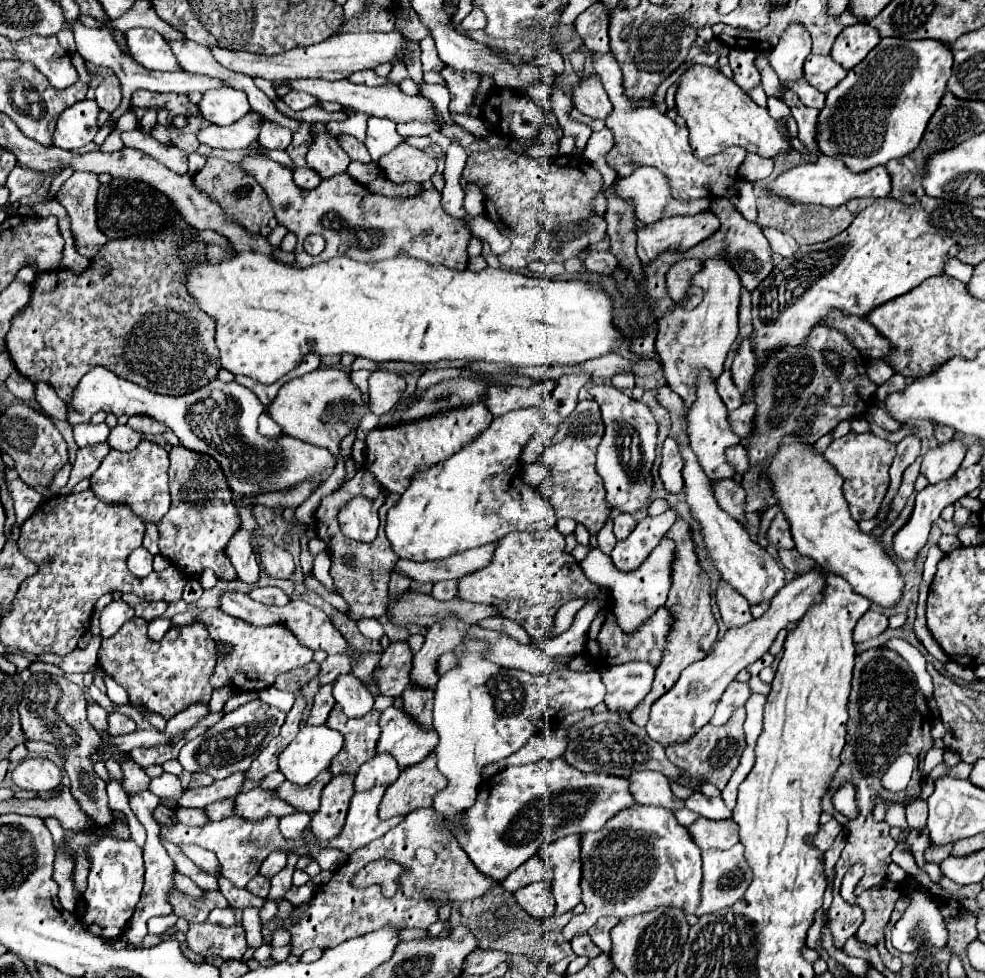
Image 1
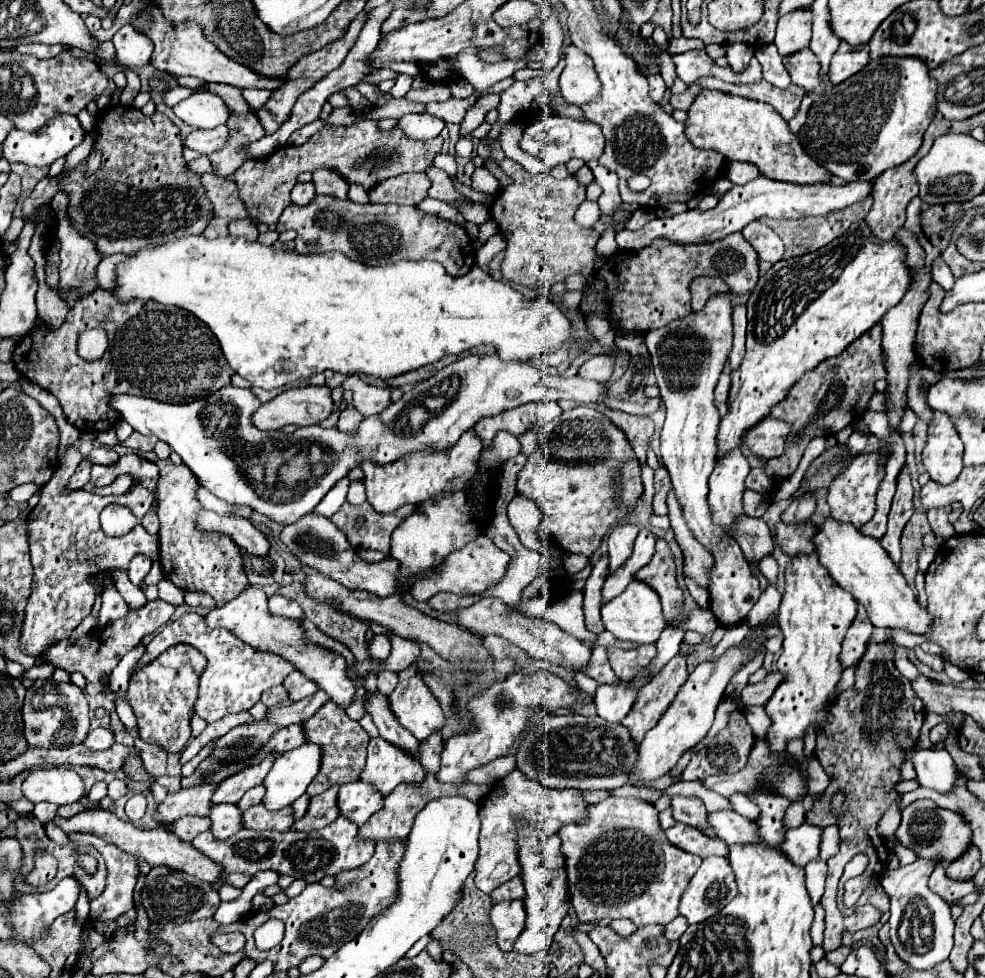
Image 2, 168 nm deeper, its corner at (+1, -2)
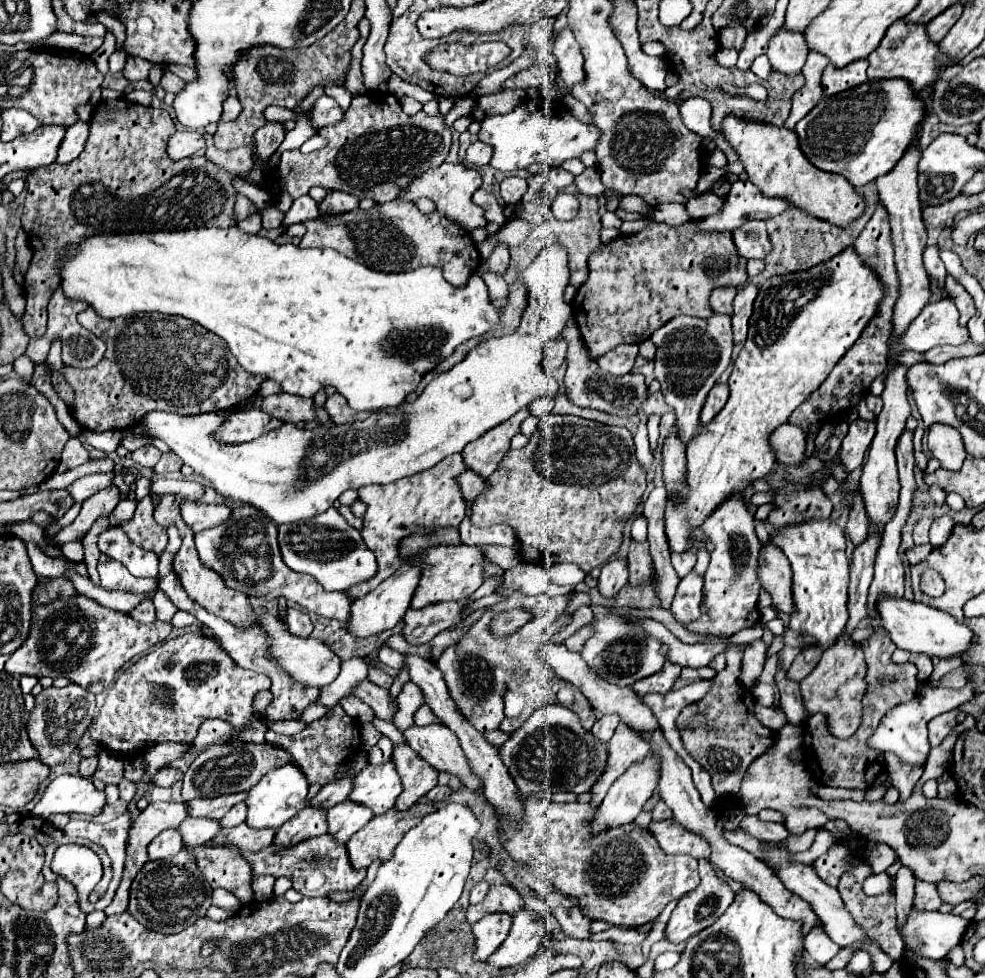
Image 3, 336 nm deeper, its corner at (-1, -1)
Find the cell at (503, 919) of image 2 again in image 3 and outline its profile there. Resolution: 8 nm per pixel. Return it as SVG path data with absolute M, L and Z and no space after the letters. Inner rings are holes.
M485 915L485 919L477 921L473 925L473 937L475 937L475 961L485 961L503 941L505 935L509 935L513 917L511 915Z

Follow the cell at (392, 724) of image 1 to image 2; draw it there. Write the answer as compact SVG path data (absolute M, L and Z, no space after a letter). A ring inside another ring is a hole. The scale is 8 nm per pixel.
M377 736L371 738L367 748L367 764L363 768L361 780L367 780L379 788L379 792L389 794L397 784L419 782L425 776L425 768L419 758L407 750L387 742Z

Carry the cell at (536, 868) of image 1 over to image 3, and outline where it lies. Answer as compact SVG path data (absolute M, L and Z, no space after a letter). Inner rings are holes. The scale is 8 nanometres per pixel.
M491 885L487 897L467 909L467 923L475 925L487 913L509 913L515 915L525 909L521 895L509 885Z

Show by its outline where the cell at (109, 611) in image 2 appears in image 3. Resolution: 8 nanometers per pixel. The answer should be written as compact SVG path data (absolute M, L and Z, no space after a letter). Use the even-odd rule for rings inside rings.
M105 561L97 563L97 571L101 577L101 587L105 589L123 589L123 591L153 591L157 587L155 579L137 579L133 577L121 563Z

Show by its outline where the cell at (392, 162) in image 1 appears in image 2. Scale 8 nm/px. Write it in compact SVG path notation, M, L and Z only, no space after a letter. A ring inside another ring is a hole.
M435 164L427 166L427 178L431 180L431 198L439 198L439 200L445 200L449 204L453 202L461 202L465 200L451 184L451 178L445 170L439 170Z

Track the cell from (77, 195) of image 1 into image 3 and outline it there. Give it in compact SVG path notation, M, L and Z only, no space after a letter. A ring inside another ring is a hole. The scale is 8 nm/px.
M57 289L49 301L47 313L49 313L49 323L47 323L47 331L41 339L37 341L29 341L29 347L25 351L25 355L35 363L45 363L47 355L49 355L49 347L53 341L61 341L61 359L65 365L69 367L79 367L79 369L87 369L93 367L101 361L103 353L105 353L105 345L101 343L101 339L97 339L91 331L85 331L79 323L77 323L77 315L85 309L85 303L69 303L65 301L65 295L61 295L61 289Z

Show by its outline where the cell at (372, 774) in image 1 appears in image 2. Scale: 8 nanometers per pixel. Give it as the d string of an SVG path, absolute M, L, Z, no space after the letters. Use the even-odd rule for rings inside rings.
M357 780L357 782L347 782L339 790L339 808L343 816L349 816L355 820L355 824L363 824L369 816L373 816L375 810L383 808L385 796L369 782Z

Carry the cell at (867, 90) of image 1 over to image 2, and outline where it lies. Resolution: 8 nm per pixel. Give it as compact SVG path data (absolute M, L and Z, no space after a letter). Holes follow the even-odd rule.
M881 56L861 72L815 98L799 140L807 154L831 174L851 180L875 180L881 172L909 160L937 112L937 80L915 56Z

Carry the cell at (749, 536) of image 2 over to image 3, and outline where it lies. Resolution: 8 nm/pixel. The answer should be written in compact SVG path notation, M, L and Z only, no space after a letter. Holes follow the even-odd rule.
M769 543L761 549L759 579L763 583L763 589L773 599L771 605L777 611L791 615L795 611L793 593L791 593L791 565L789 565L787 557L783 555L783 551L779 547L775 547L773 543Z

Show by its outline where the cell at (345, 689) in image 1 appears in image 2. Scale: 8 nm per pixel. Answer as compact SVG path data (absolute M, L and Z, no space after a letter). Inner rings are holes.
M249 584L235 600L231 600L229 604L225 604L221 608L213 608L205 616L205 620L207 620L207 624L211 624L211 628L215 628L215 626L229 628L245 644L251 644L253 648L269 650L269 652L279 652L283 658L293 660L293 664L297 666L297 670L301 670L307 678L315 680L319 684L319 688L325 690L329 694L329 698L339 708L345 710L345 708L349 708L353 704L357 686L347 676L347 662L341 656L335 656L333 652L327 652L327 650L323 650L323 648L319 648L315 644L307 644L303 640L301 628L293 620L285 620L281 616L273 616L267 610L267 594L261 588Z

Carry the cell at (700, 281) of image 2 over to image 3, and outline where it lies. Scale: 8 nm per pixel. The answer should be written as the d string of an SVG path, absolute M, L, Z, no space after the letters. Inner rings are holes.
M717 287L713 289L713 295L711 295L711 307L715 313L723 313L723 315L733 315L733 299L737 295L737 289L735 287Z

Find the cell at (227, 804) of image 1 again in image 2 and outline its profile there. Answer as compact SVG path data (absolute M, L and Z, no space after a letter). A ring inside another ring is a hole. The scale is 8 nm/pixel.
M183 816L173 824L173 832L185 842L191 842L197 836L197 832L205 832L209 828L211 828L211 818L207 816Z

